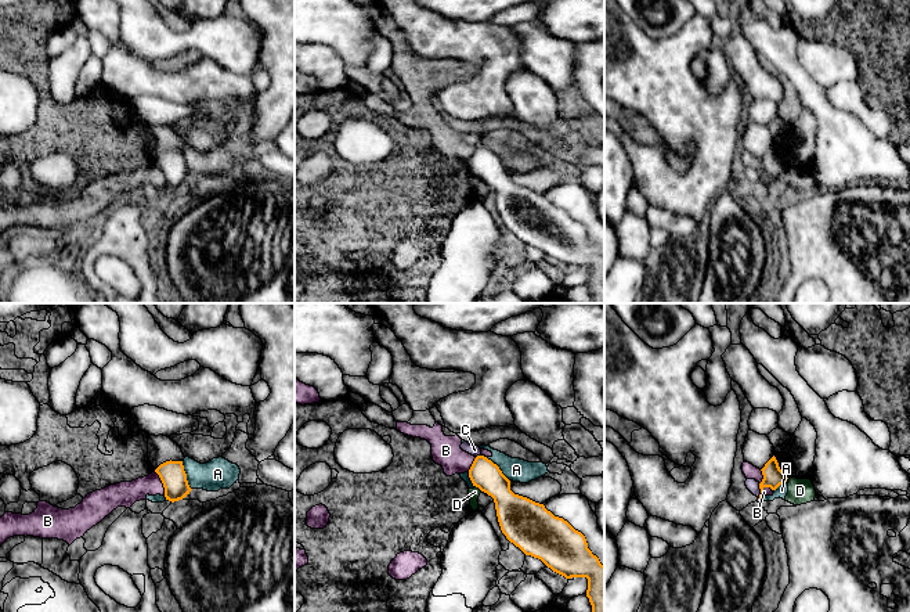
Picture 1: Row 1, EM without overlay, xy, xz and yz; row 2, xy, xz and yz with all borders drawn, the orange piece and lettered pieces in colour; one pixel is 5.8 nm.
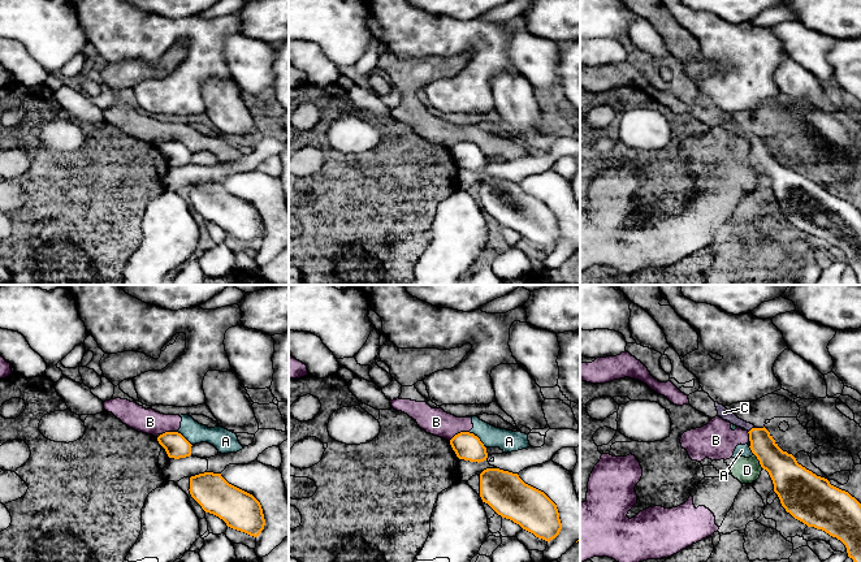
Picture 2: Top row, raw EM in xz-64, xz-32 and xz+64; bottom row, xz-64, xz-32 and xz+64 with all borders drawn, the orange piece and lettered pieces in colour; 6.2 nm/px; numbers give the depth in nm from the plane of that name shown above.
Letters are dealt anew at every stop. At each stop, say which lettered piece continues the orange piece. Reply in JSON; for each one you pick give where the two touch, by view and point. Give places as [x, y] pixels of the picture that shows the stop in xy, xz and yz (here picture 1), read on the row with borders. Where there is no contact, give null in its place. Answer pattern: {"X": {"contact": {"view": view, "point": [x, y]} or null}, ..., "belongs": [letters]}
{"C": {"contact": {"view": "yz", "point": [761, 490]}}, "belongs": ["C"]}

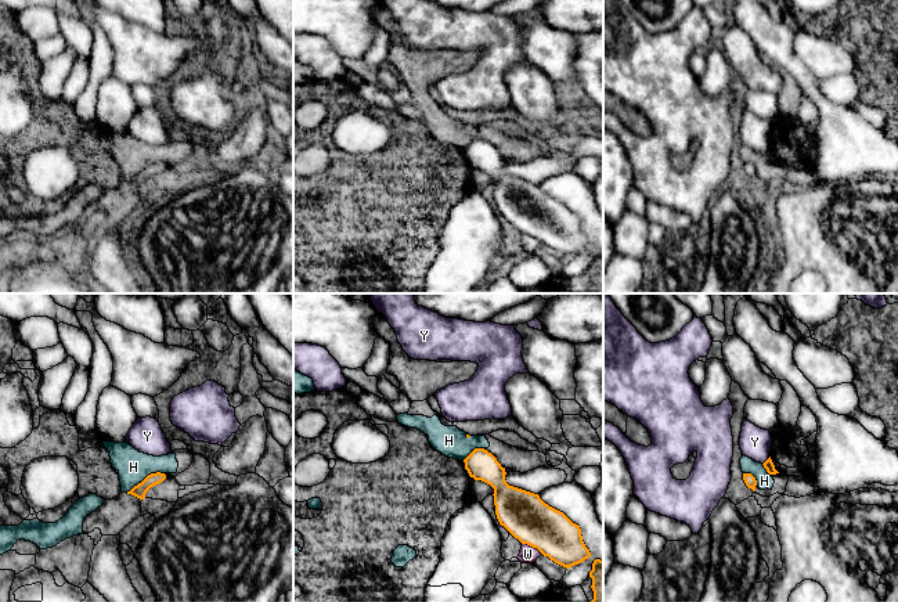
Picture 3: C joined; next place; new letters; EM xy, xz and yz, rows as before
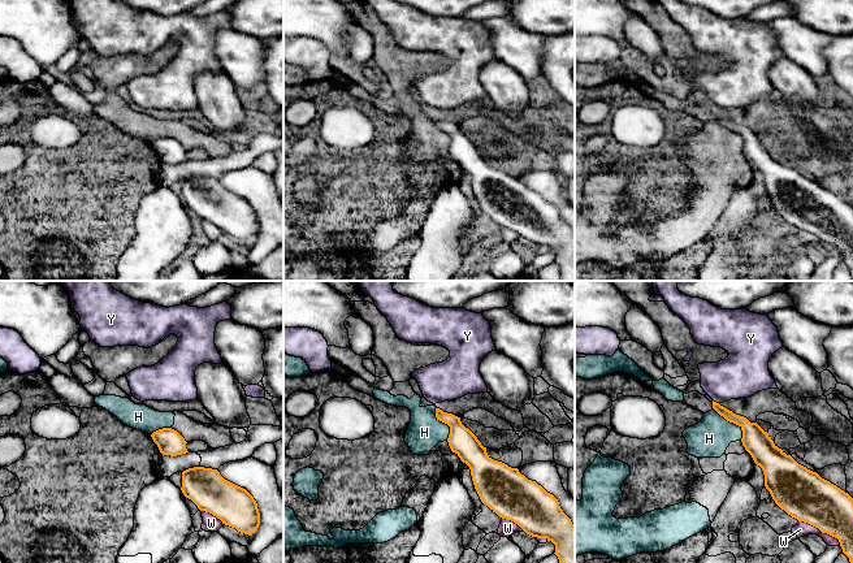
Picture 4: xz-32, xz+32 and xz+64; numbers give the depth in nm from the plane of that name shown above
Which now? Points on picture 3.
{"belongs": []}

